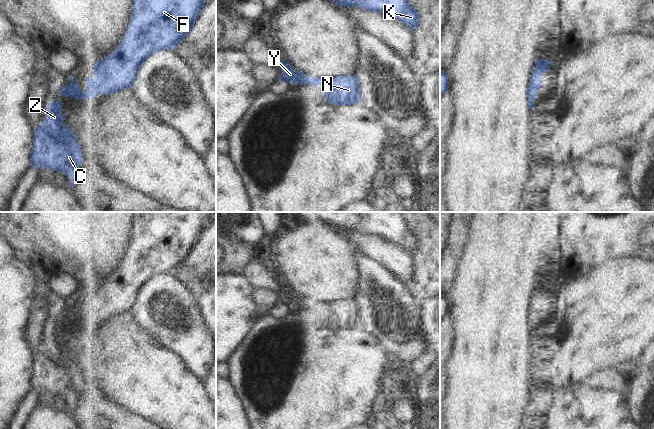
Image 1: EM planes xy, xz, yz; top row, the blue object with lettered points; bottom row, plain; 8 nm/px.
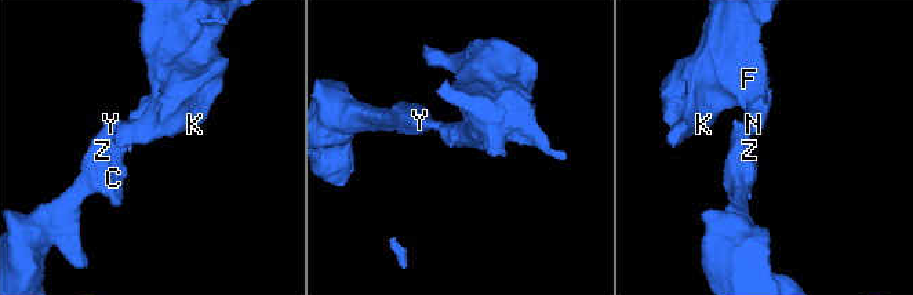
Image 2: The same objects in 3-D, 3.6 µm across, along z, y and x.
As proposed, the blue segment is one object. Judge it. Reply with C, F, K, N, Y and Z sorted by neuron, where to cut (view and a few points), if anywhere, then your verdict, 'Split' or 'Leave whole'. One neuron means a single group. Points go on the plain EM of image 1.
Groups: C F K N Y Z. No split. Leave whole

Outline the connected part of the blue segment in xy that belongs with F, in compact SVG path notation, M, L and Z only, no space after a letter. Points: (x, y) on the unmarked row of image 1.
M136 212L132 243L121 267L115 274L94 287L94 303L85 301L87 314L84 316L77 308L74 300L69 309L62 311L61 318L65 321L96 323L100 317L109 320L112 317L132 312L138 295L145 284L152 278L162 274L175 274L185 263L205 232L207 219L213 212Z

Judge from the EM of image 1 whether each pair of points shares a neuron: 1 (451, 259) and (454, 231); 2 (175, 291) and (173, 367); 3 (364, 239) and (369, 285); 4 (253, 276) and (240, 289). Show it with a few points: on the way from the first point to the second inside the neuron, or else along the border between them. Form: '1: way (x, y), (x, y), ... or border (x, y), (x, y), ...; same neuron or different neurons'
1: way (452, 252), (454, 238); same neuron
2: border (154, 337), (163, 345), (174, 350), (189, 368); different neurons
3: border (353, 243), (386, 267); different neurons
4: border (241, 273), (254, 289); different neurons

